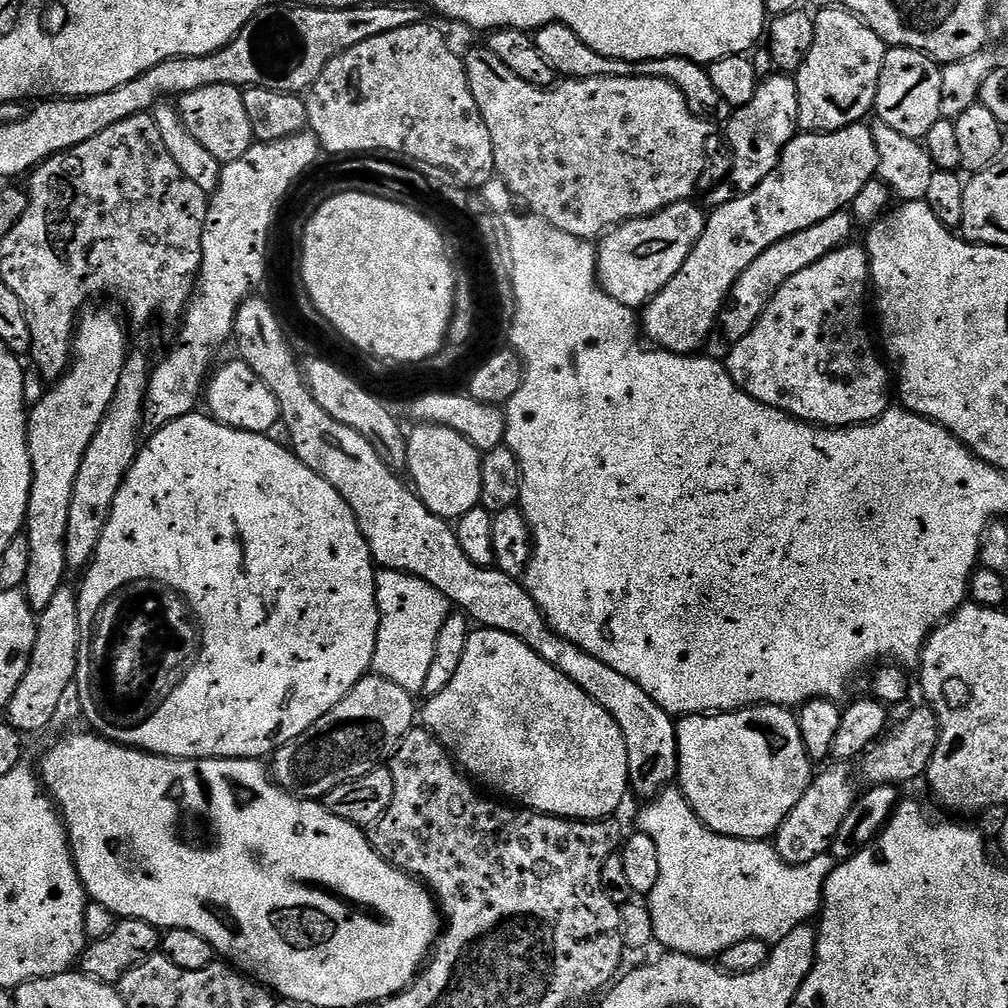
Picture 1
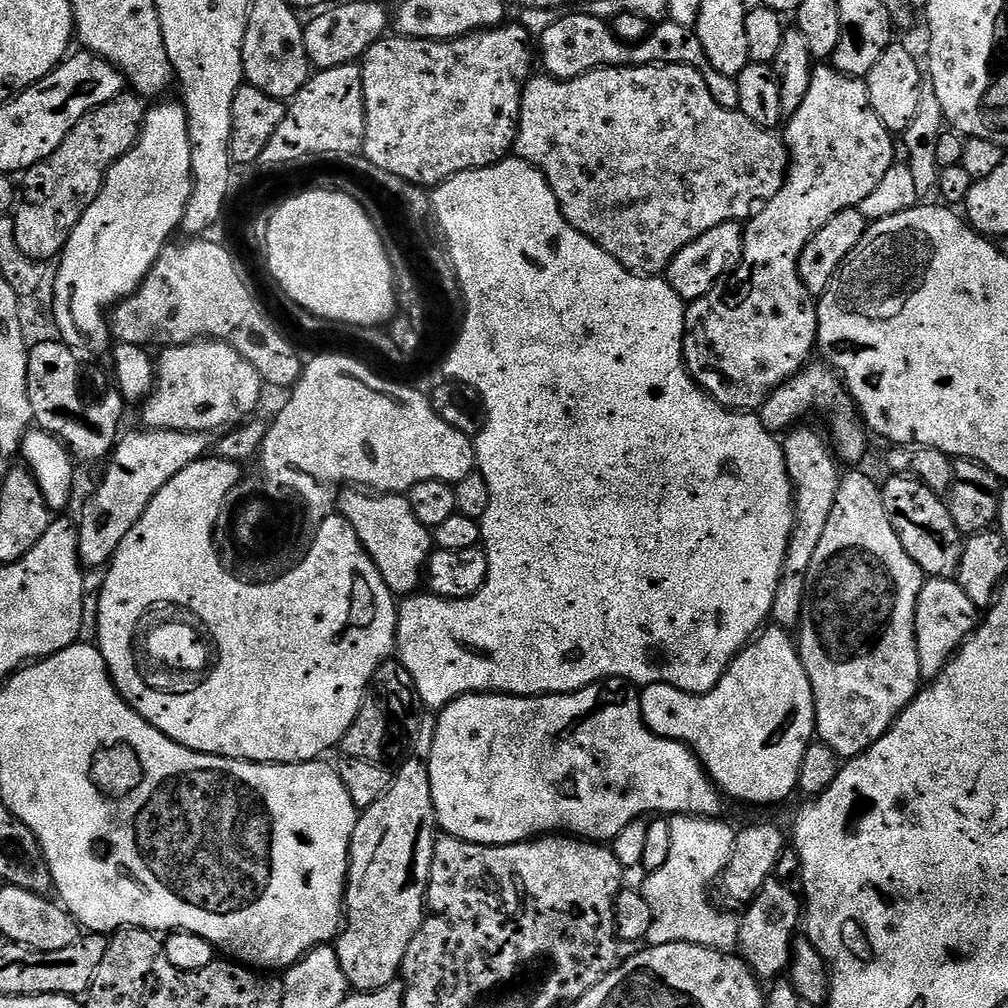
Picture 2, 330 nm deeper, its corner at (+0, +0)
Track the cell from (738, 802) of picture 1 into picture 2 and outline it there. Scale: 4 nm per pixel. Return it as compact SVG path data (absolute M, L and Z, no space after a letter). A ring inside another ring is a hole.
M775 626L761 631L732 659L732 665L714 690L703 692L701 696L683 692L669 684L646 684L639 689L640 717L644 725L654 734L691 748L709 780L729 801L776 804L797 791L802 754L806 754L806 746L814 740L816 711L810 678L802 666L793 637L791 640L788 636L791 635L787 631Z

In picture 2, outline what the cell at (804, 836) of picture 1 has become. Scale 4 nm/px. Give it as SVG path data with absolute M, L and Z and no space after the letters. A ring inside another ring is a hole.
M770 878L762 886L760 893L753 898L752 903L747 905L745 912L748 913L740 920L740 959L761 981L772 982L783 977L789 967L793 950L792 931L802 924L802 904L797 893L795 896L786 885L779 884L776 878Z

